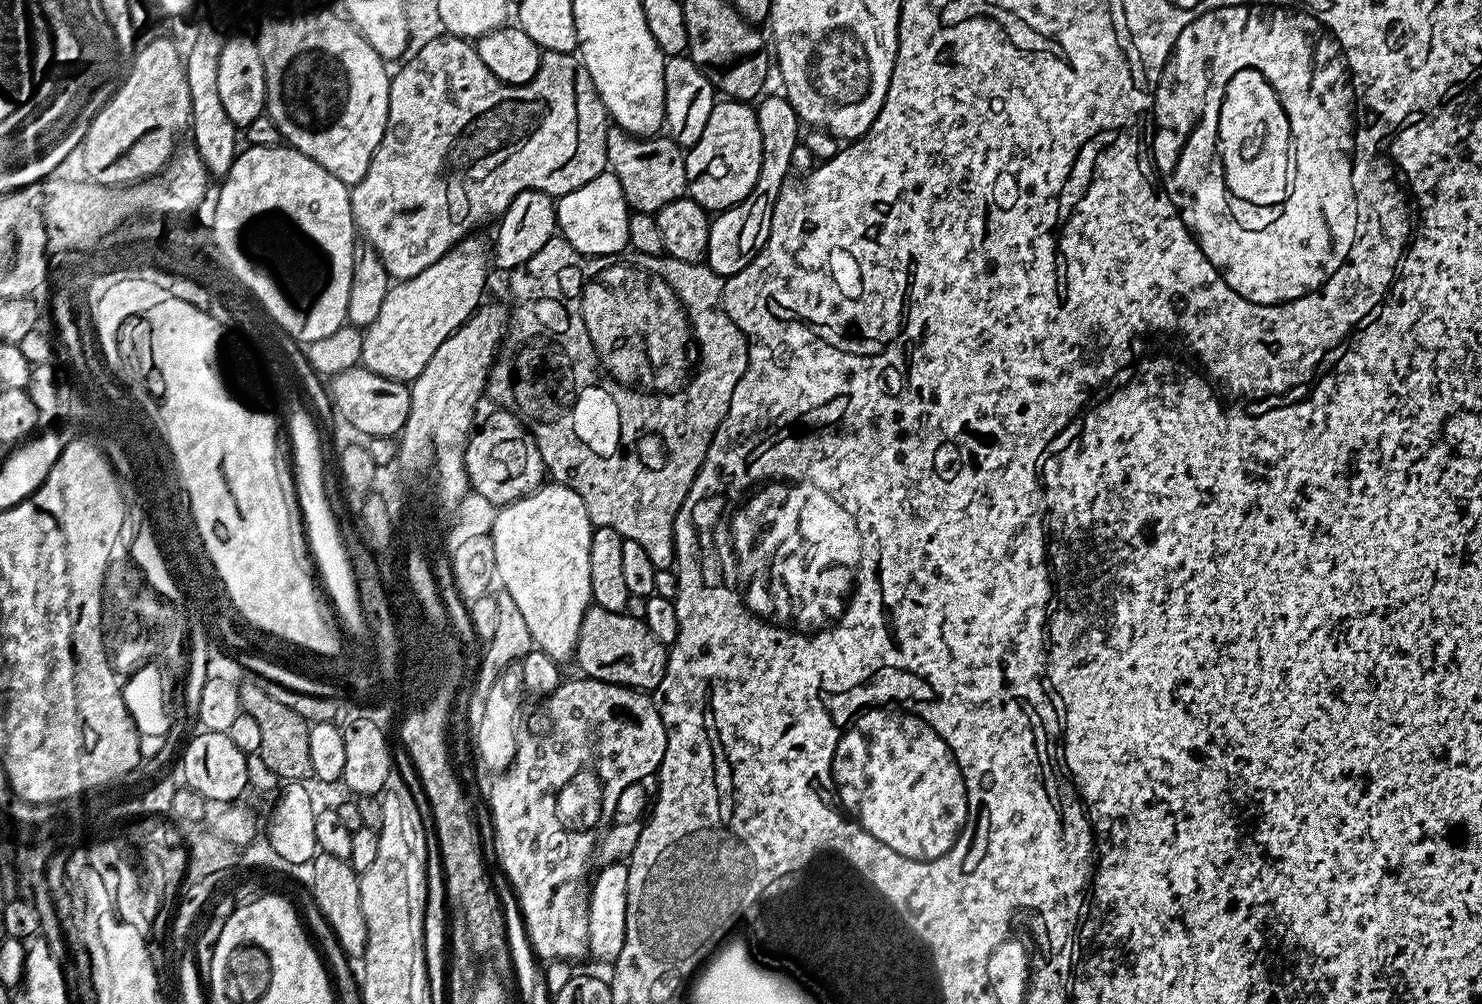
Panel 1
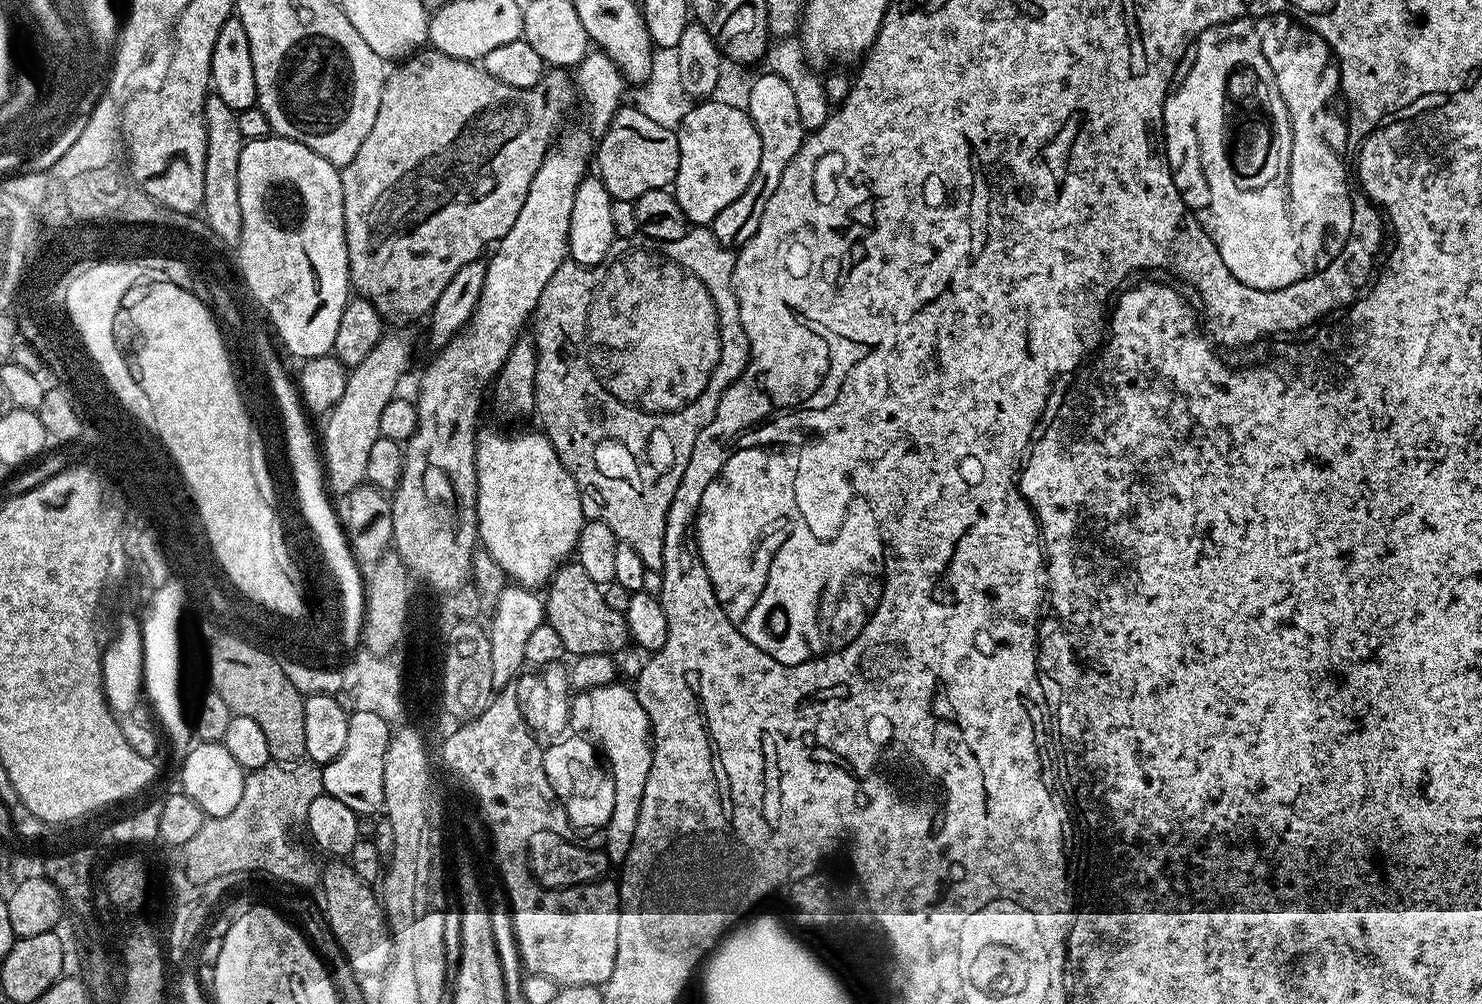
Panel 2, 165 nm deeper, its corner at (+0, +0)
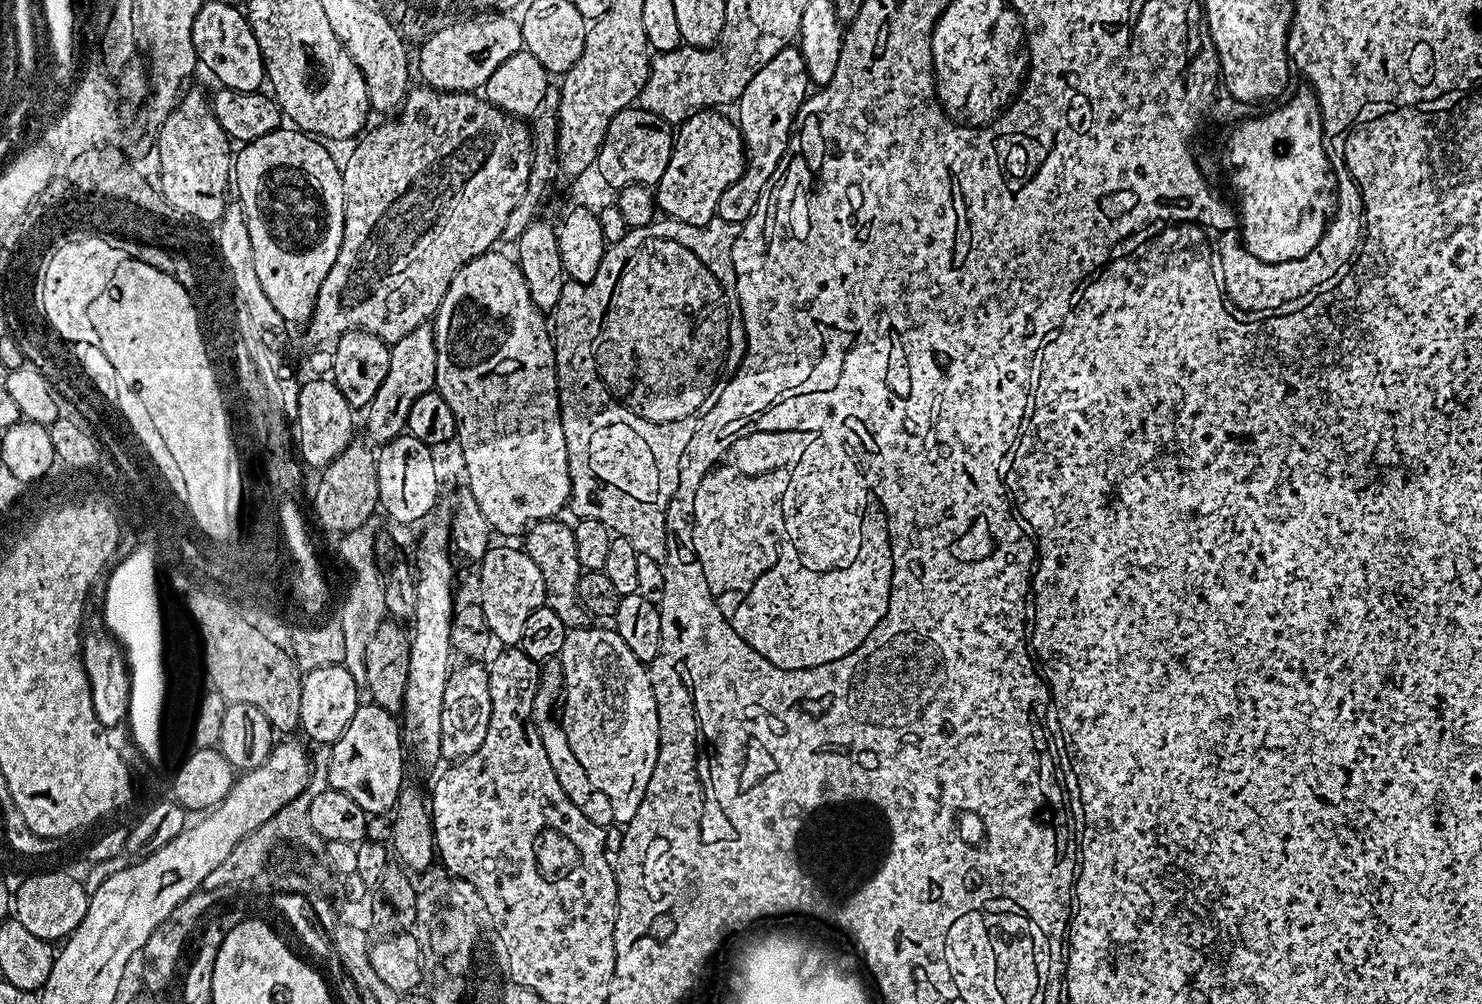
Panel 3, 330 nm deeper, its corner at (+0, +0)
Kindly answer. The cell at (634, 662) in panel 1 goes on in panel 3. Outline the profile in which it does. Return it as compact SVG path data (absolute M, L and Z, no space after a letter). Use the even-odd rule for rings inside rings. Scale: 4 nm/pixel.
M553 518L533 524L523 533L522 547L530 558L534 558L538 570L542 570L546 607L554 610L554 614L558 614L558 618L562 618L562 622L571 630L585 627L590 617L578 598L578 578L582 569L578 562L578 549L574 543L574 527L571 523L563 524L562 521L563 519Z

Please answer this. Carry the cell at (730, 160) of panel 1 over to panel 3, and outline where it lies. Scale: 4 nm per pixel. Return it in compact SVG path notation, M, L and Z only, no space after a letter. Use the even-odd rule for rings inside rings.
M696 110L689 114L683 124L679 125L674 136L670 162L666 166L666 174L654 186L657 209L665 217L681 220L690 226L702 226L717 219L716 207L718 198L722 198L722 190L726 186L734 186L744 173L746 153L744 151L744 137L735 119L727 120L720 110Z

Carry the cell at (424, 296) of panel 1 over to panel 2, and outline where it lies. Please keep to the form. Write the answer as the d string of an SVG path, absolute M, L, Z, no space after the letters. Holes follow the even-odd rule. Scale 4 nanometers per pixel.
M385 331L384 337L362 358L362 362L351 365L346 390L342 398L327 413L322 428L322 459L326 473L326 484L333 493L347 494L366 480L366 462L370 450L380 436L382 410L397 395L396 387L412 364L412 336L408 332Z

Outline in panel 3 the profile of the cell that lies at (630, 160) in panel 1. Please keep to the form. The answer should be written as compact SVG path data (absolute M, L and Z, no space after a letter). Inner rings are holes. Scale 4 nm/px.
M639 106L623 108L610 122L595 163L602 170L603 177L617 190L628 184L655 186L662 174L666 174L673 143L673 125L667 124L662 117Z

